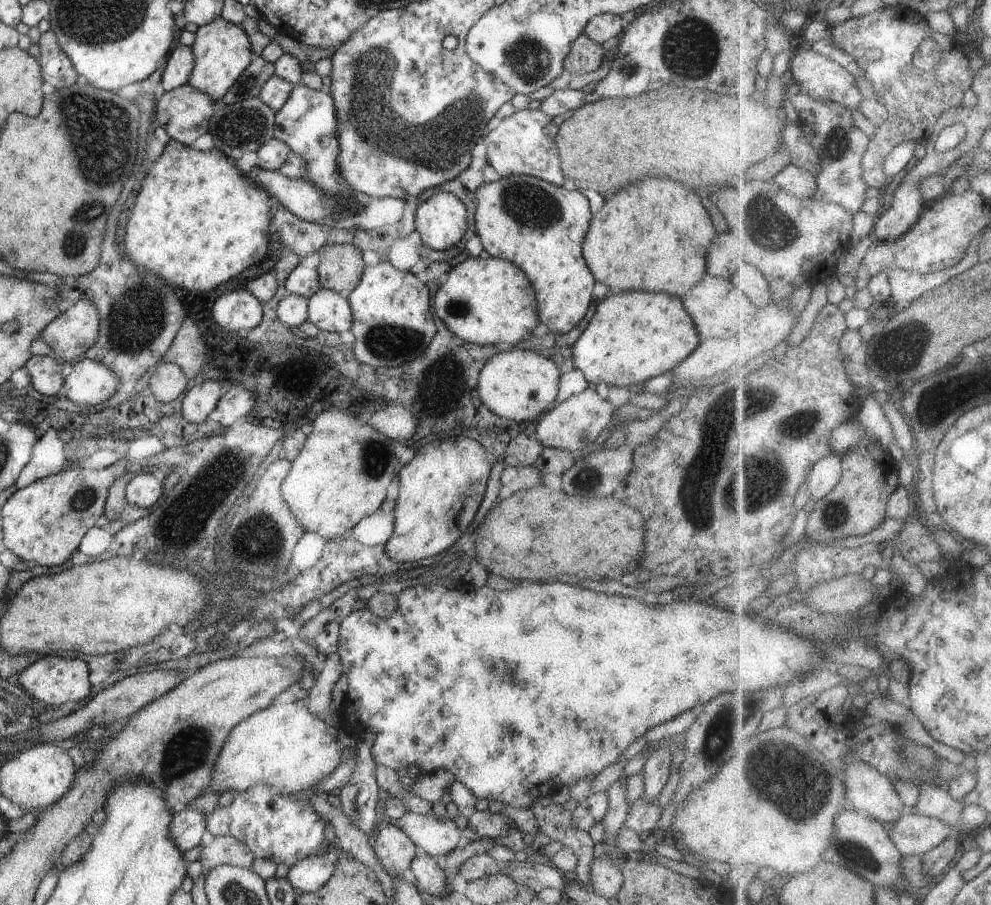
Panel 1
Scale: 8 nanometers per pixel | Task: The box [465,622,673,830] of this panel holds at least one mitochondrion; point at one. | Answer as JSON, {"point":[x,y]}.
{"point":[495,670]}

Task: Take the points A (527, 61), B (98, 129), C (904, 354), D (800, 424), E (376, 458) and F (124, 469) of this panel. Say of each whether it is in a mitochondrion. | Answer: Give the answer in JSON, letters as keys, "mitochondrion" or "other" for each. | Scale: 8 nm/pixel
{"A":"mitochondrion","B":"mitochondrion","C":"mitochondrion","D":"mitochondrion","E":"mitochondrion","F":"other"}

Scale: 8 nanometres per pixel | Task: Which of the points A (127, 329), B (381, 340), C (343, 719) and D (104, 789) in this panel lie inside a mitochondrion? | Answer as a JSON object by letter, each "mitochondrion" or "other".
{"A":"mitochondrion","B":"mitochondrion","C":"other","D":"other"}

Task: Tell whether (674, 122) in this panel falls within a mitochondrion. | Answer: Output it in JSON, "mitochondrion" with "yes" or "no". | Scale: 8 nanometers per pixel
{"mitochondrion":"no"}

